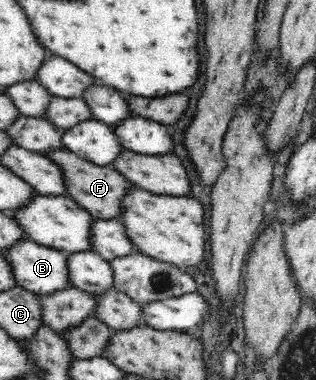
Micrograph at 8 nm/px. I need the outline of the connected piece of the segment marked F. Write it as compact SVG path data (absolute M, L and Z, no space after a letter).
M66 148L46 151L44 156L54 160L62 168L66 192L76 203L92 214L93 219L104 219L106 221L108 219L120 220L120 215L122 215L122 210L120 210L122 209L122 199L134 187L130 180L126 179L124 175L120 174L113 167L96 165L78 157L78 155L68 151Z

